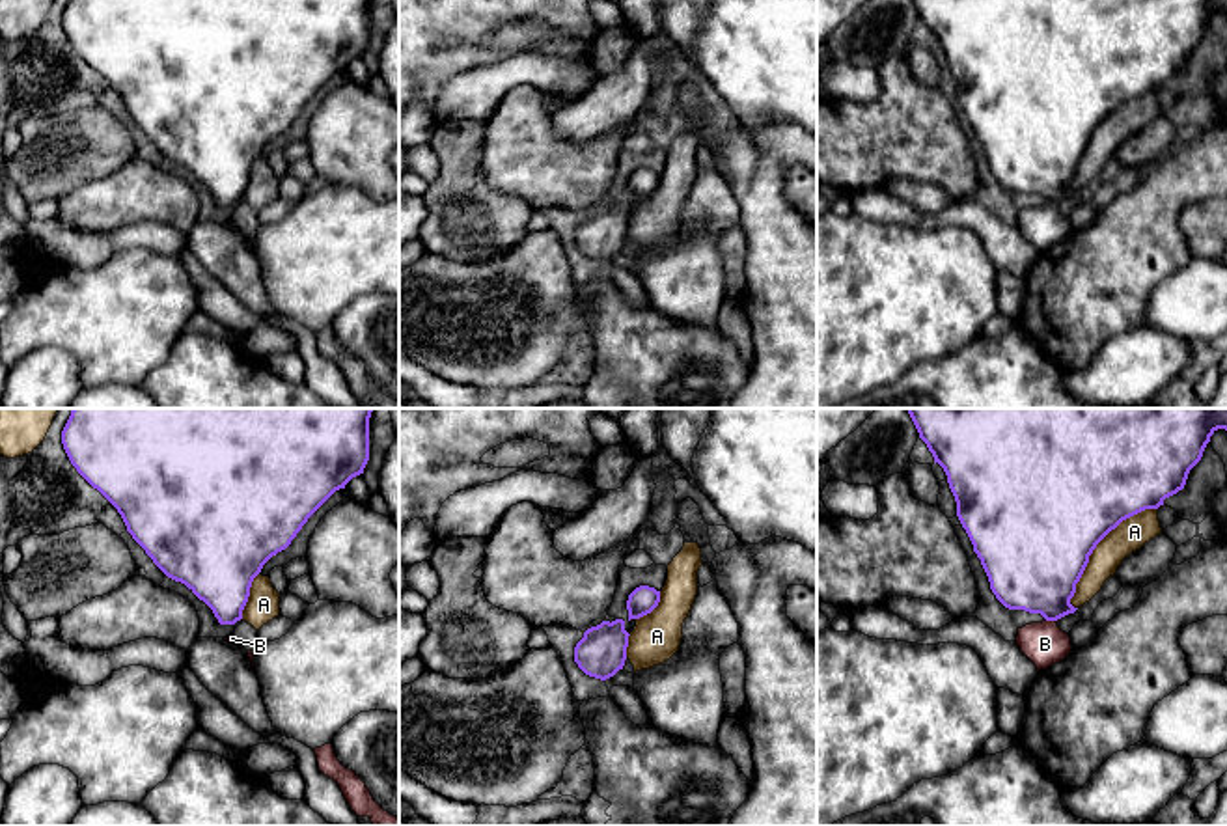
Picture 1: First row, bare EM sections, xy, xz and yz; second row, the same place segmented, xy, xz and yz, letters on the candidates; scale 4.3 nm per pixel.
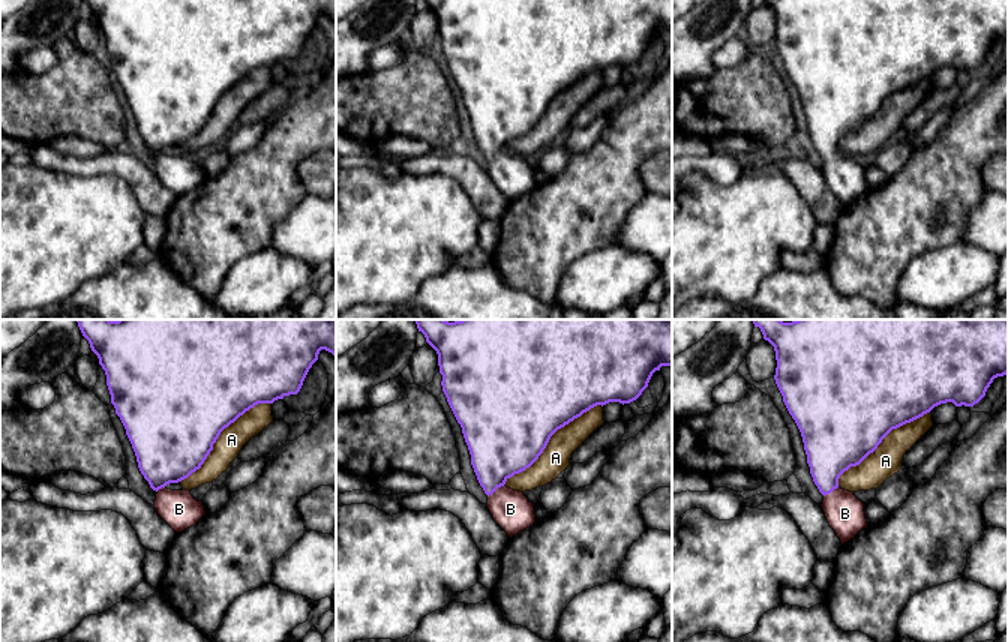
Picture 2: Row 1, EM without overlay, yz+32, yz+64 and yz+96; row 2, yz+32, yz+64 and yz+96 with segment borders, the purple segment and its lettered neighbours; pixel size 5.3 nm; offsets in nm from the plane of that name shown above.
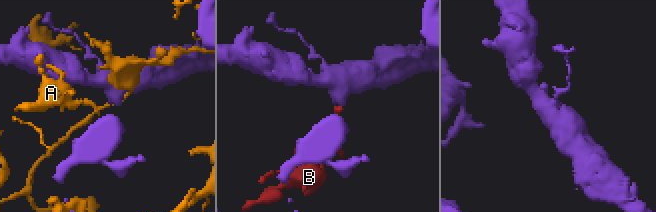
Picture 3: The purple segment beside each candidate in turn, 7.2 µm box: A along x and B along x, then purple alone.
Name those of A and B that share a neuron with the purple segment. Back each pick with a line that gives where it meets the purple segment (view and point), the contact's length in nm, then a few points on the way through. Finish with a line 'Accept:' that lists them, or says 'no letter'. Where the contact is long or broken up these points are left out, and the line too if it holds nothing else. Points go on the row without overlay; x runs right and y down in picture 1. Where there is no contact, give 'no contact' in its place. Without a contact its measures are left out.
B: yz (1050, 202) | 40 nm | across yz (1033, 148), (1050, 178), (1050, 202), (1045, 226)
Accept: B

